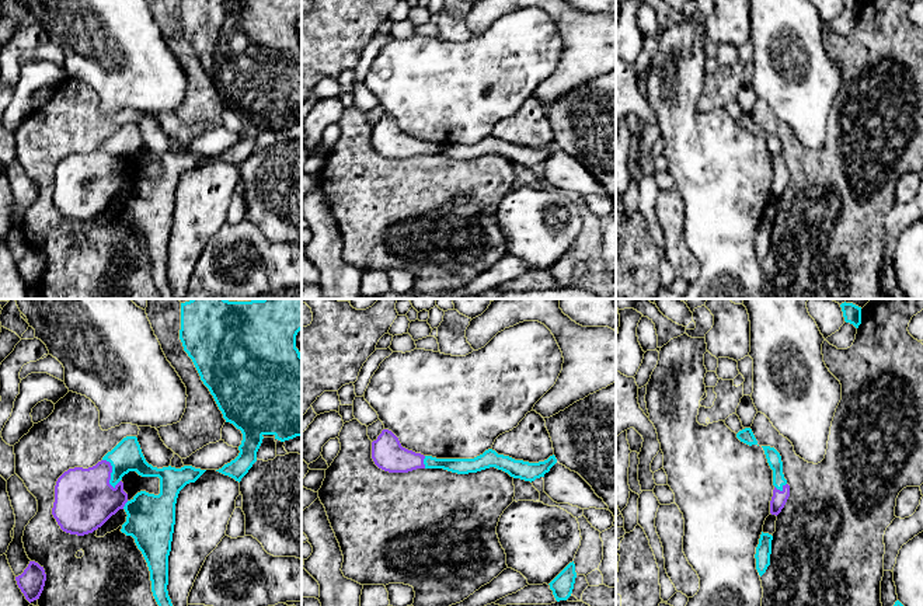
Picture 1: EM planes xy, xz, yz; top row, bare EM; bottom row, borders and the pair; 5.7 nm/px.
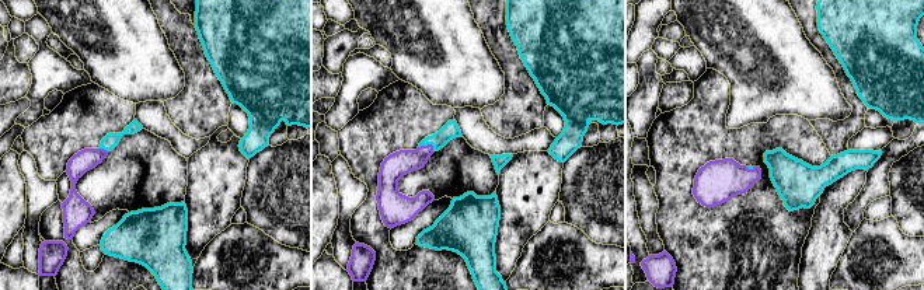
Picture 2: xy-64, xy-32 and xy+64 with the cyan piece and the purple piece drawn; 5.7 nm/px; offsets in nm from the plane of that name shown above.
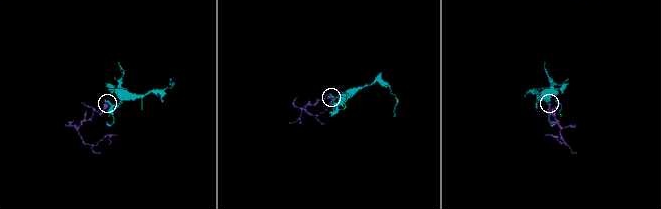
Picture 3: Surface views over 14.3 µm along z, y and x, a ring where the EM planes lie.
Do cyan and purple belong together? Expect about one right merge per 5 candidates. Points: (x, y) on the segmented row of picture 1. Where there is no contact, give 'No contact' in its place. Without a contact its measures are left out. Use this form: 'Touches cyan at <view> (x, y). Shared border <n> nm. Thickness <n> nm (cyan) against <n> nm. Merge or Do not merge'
Touches cyan at xy (111, 473). Shared border 190 nm. Thickness 180 nm (cyan) against 340 nm. Merge

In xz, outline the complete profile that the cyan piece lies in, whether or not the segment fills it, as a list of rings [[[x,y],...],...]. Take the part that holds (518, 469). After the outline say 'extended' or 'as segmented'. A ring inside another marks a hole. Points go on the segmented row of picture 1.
[[[383,429],[377,439],[372,442],[372,459],[379,469],[389,473],[408,473],[417,469],[443,469],[457,474],[469,474],[495,467],[513,478],[530,483],[544,477],[557,463],[554,454],[544,462],[529,463],[498,454],[492,449],[485,450],[474,459],[436,459],[403,447],[398,438],[389,429]]]; extended

